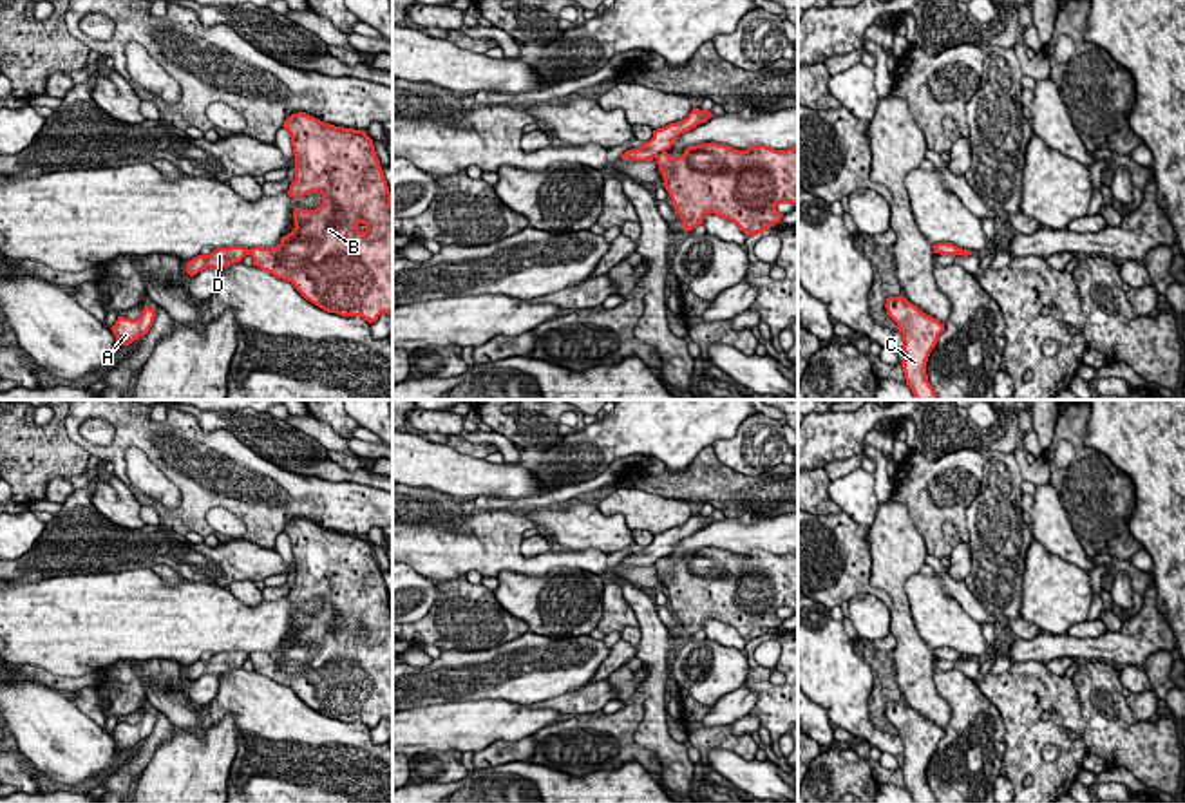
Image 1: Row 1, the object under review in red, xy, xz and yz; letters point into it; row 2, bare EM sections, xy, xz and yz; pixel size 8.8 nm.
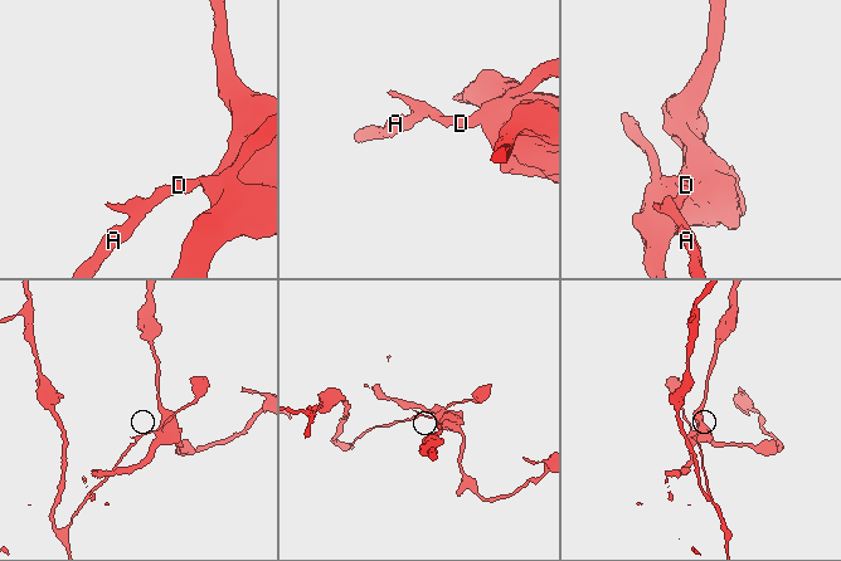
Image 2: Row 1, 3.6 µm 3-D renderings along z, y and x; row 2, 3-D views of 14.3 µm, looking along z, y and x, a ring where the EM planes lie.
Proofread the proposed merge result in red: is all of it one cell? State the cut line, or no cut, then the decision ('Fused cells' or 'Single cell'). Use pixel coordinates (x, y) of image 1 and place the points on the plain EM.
Split along xz (664, 556), (654, 561). Fused cells

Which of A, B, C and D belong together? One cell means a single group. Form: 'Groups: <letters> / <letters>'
Groups: A D / B C

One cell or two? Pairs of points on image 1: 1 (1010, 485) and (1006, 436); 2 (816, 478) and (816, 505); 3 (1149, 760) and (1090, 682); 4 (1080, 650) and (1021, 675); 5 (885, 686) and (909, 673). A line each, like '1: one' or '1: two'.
1: two
2: one
3: one
4: two
5: two

